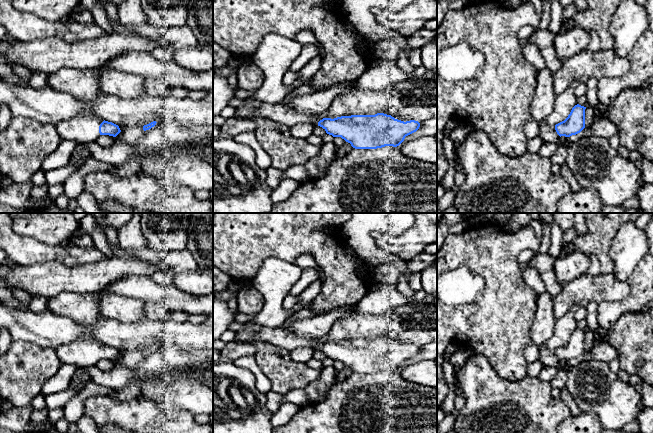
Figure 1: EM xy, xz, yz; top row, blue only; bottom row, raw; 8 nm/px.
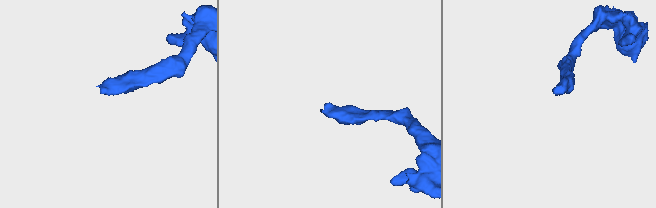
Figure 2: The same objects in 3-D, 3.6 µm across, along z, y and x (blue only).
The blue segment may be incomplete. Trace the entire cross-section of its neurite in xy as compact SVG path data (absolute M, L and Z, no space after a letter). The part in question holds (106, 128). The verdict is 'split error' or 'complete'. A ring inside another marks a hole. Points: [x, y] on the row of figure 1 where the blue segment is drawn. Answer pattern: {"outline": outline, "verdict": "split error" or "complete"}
{"outline": "M85 111L76 117L60 122L55 128L62 140L72 140L77 144L95 142L100 135L116 137L120 132L118 125L103 120L91 111Z", "verdict": "split error"}

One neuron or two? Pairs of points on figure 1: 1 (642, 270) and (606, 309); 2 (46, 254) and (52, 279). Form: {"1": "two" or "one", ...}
{"1": "one", "2": "two"}

